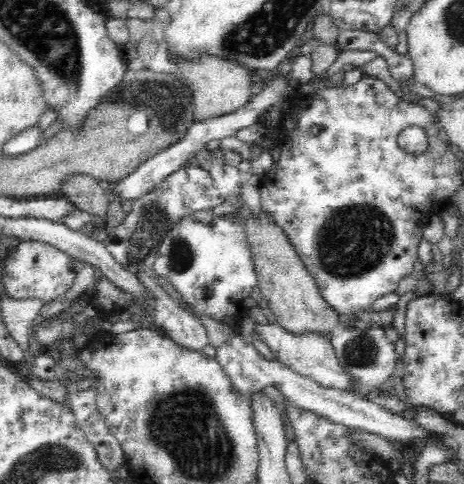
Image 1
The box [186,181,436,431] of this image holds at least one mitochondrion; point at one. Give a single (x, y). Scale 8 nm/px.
(355, 240)

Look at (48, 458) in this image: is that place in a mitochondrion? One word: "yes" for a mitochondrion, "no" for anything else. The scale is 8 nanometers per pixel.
yes

